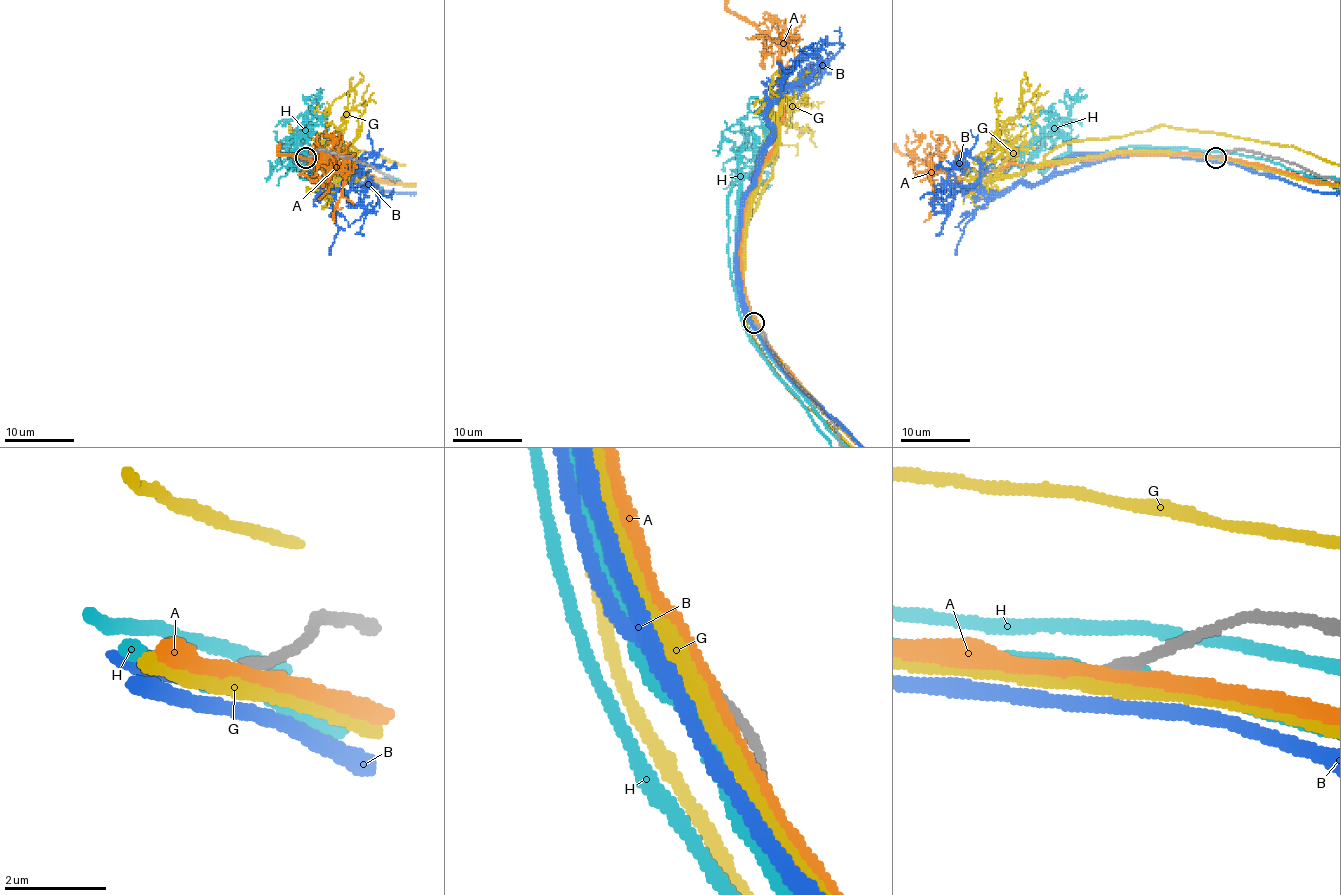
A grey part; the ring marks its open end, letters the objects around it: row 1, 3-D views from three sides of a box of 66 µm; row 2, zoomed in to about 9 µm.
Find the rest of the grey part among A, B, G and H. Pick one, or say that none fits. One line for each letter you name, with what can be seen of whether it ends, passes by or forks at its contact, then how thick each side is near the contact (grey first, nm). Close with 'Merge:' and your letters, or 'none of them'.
B: It passes by. Thickness 240 nm (grey) against 150 nm
Merge: B

